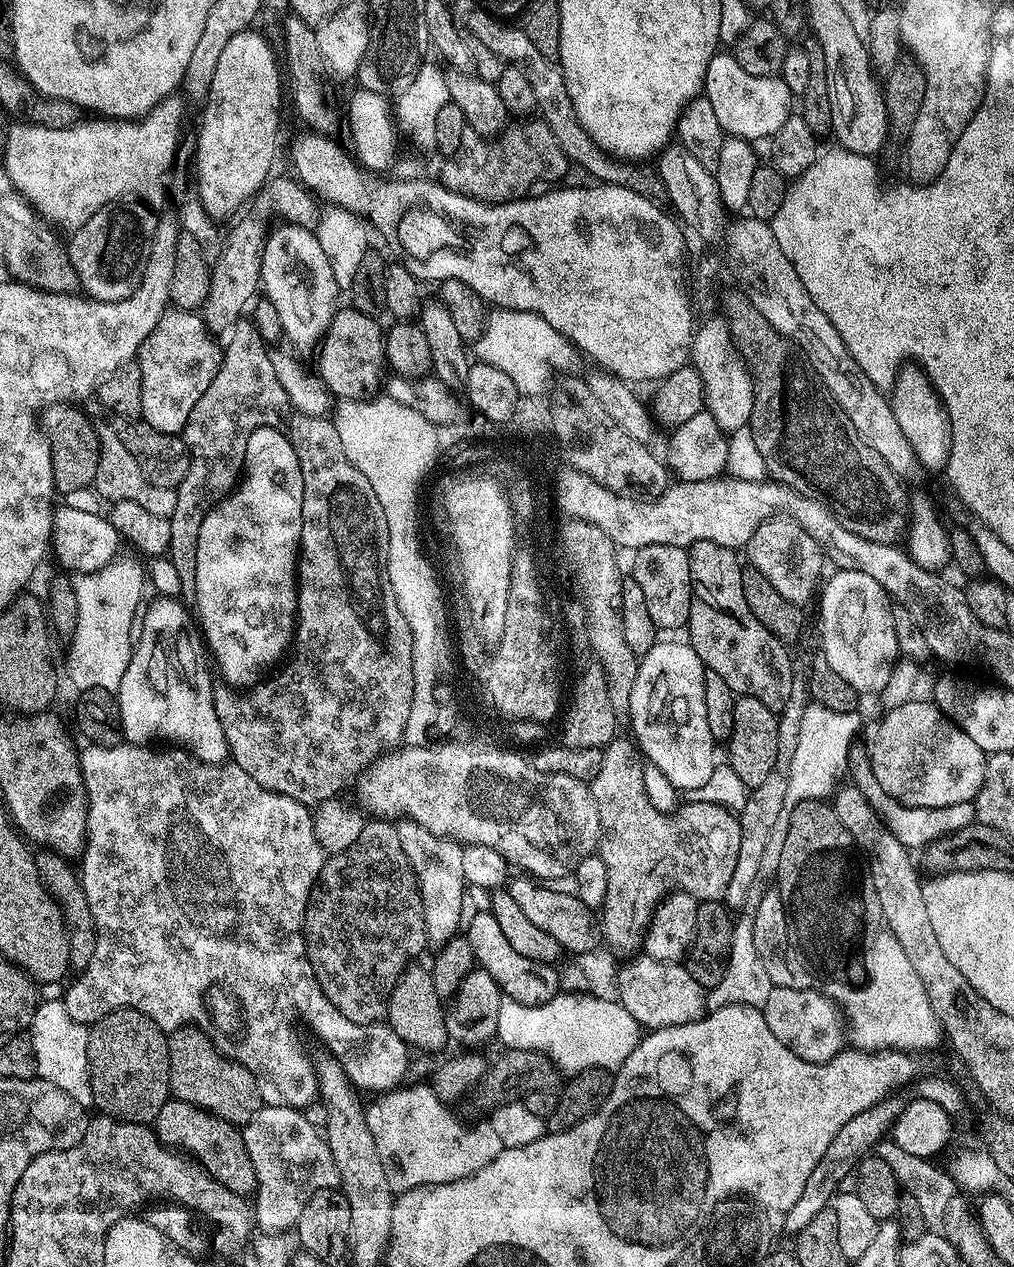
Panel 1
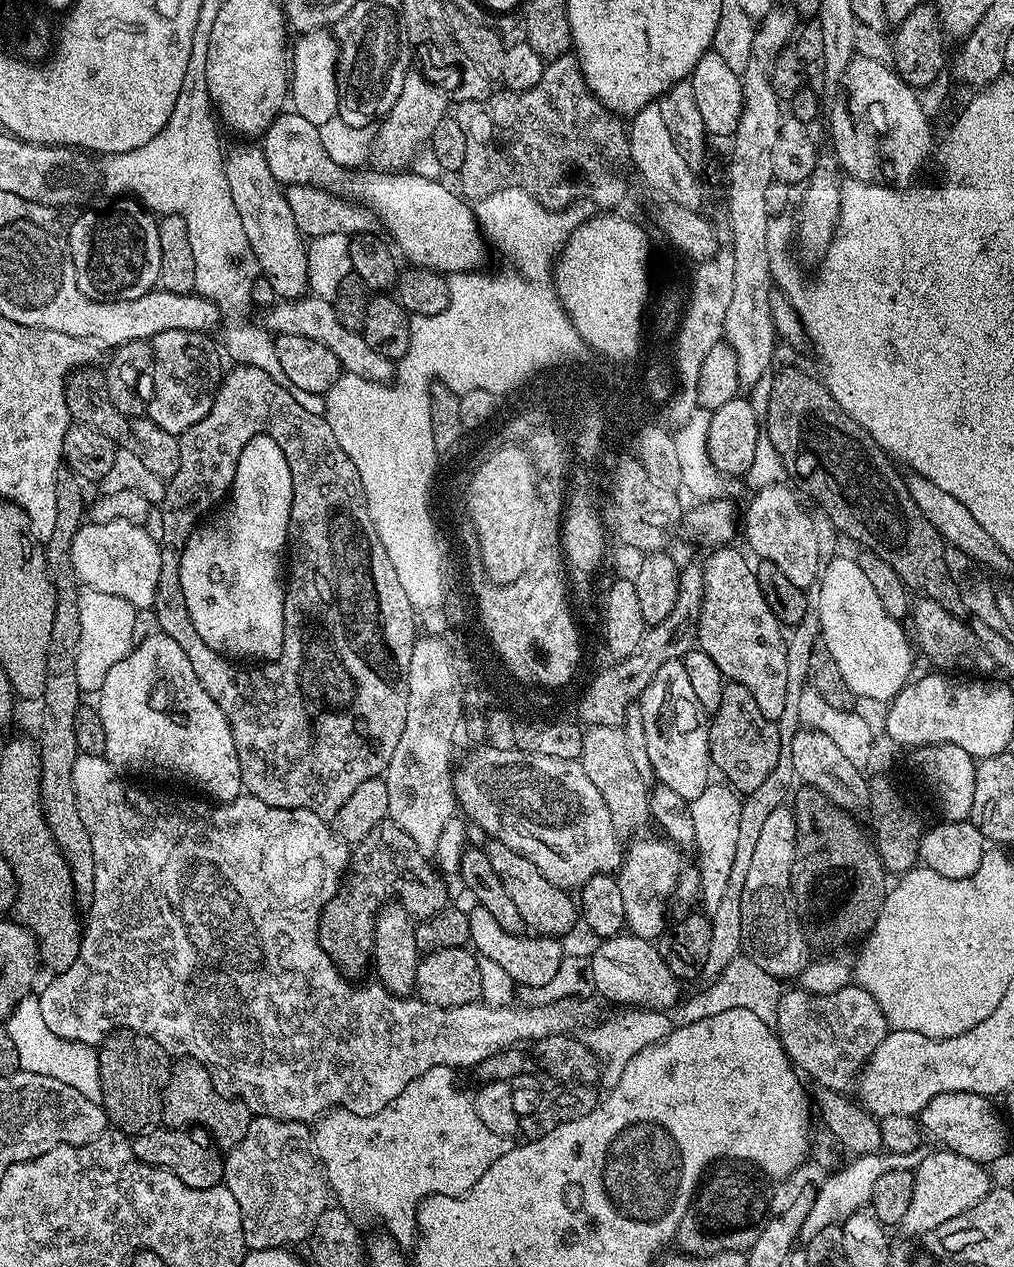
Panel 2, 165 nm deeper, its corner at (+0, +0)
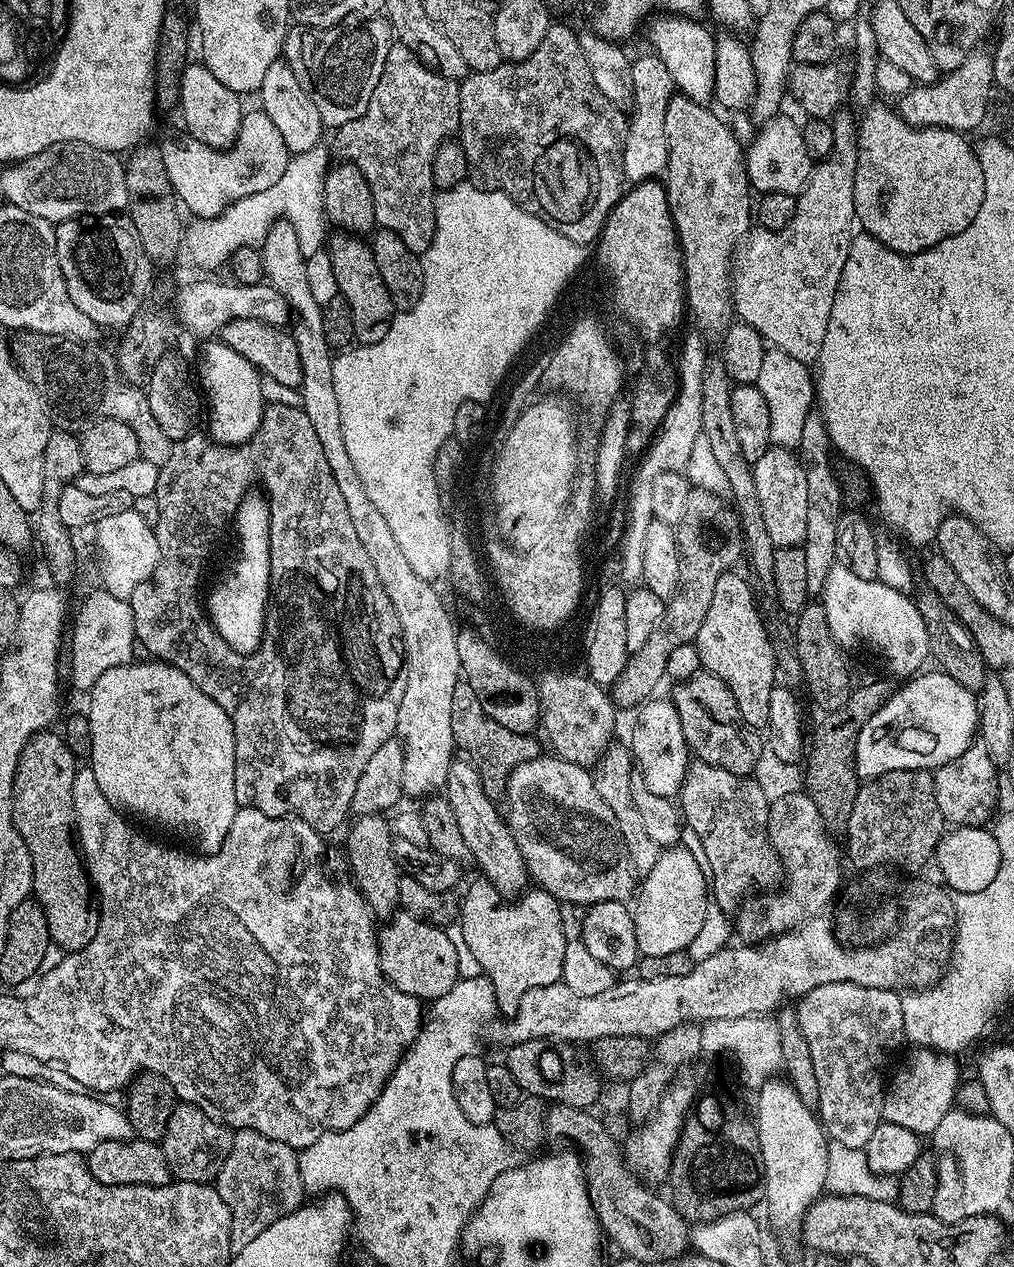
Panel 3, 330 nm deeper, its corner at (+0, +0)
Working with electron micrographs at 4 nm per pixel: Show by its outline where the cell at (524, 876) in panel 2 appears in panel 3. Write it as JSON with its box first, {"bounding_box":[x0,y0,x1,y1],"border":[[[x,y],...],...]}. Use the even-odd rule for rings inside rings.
{"bounding_box":[442,758,530,898],"border":[[[467,758],[453,759],[442,792],[450,810],[454,810],[454,818],[458,818],[458,831],[462,833],[466,846],[470,846],[474,864],[480,867],[479,875],[489,880],[505,898],[519,897],[530,884],[528,867],[524,864],[501,809],[500,812],[496,809],[497,801],[486,794],[476,767]]]}

